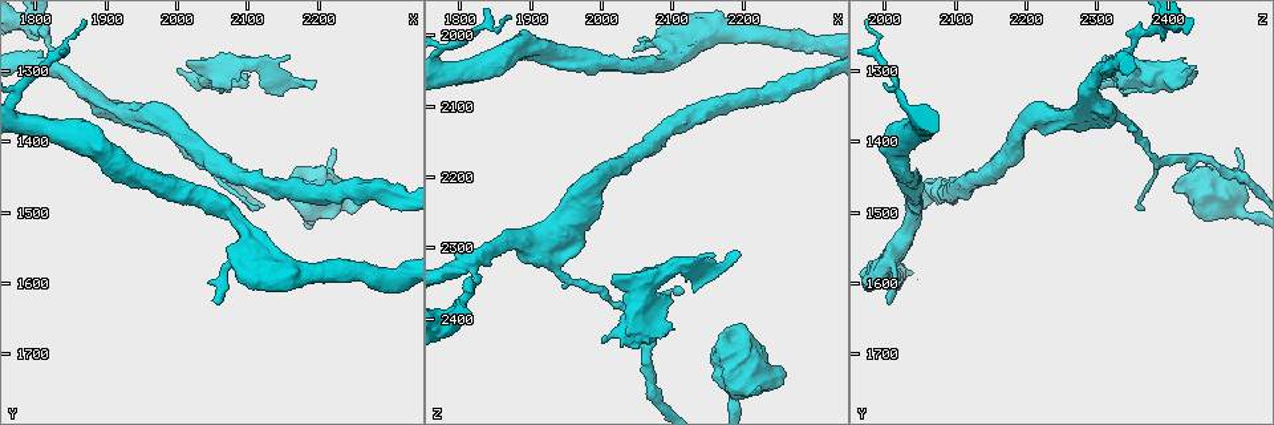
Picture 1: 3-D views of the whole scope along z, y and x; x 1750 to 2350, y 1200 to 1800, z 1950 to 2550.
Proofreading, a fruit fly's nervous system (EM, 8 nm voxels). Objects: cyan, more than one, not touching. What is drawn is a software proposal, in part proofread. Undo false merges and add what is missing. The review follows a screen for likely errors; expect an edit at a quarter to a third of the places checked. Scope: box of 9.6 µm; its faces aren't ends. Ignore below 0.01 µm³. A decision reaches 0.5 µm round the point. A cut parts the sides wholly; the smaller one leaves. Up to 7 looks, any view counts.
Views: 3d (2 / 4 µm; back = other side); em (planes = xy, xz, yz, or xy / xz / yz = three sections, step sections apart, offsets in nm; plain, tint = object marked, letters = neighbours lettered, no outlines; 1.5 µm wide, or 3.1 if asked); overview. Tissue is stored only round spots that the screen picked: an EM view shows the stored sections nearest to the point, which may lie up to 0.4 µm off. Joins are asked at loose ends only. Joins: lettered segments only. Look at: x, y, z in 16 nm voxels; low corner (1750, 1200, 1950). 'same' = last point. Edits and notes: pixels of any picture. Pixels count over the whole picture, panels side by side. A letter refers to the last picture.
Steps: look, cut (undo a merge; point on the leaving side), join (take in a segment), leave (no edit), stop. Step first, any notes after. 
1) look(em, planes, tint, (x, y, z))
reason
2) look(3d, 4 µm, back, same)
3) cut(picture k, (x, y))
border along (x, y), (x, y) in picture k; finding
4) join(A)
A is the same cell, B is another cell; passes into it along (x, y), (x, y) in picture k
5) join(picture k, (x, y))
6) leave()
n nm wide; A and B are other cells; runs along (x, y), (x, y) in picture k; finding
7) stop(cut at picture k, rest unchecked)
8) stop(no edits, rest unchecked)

look(em, planes, plain, (2220, 1410, 2495))
thin end

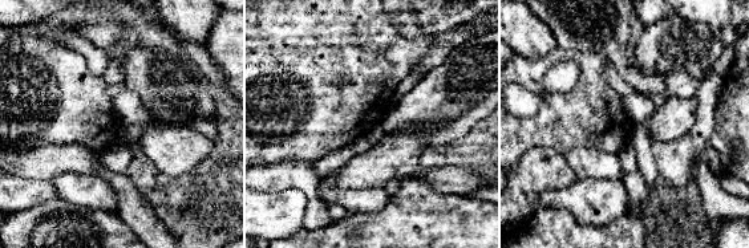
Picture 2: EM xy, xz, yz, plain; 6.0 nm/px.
look(em, planes, letters, same)

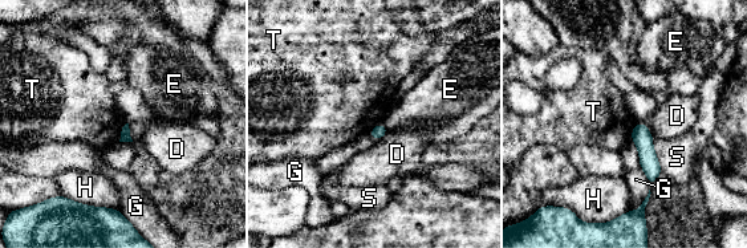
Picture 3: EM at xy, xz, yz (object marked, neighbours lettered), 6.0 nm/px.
leave()
D, E, G, H, S and T are other cells; no lettered segment goes on from it

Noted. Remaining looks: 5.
look(3d, 2 µm, (2195, 1325, 2310))

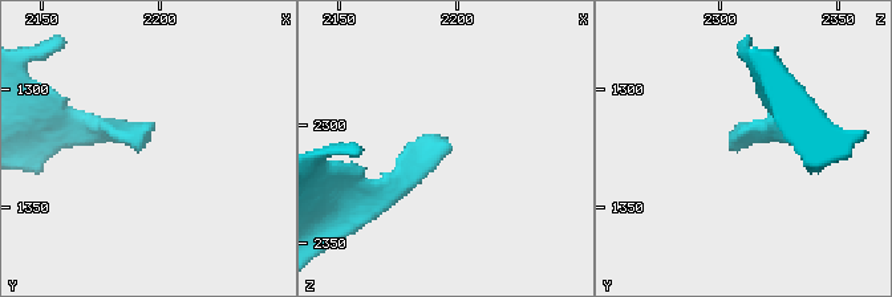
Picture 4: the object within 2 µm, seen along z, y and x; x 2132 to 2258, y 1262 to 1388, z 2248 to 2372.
look(em, yz, step 4, letters, (2193, 1324, 2305))
need the tissue

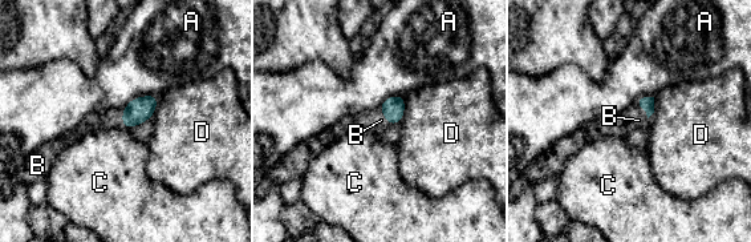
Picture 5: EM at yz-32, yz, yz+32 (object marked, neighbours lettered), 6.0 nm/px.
look(em, planes, letters, same)

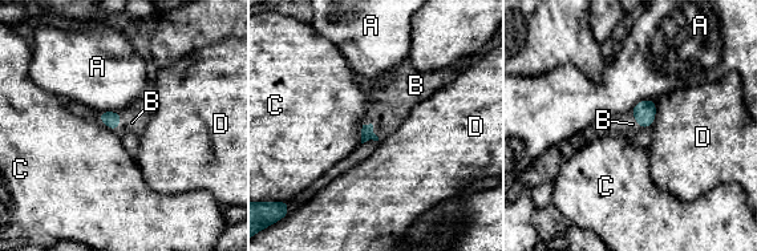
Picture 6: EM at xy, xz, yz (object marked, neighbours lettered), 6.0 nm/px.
join(B)
B is the same cell, A, C and D are other cells; passes into it along (644, 112), (638, 122), (632, 124) in picture 6; the neuron continues

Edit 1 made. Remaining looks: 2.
stop(join at picture 6, rest unchecked)

